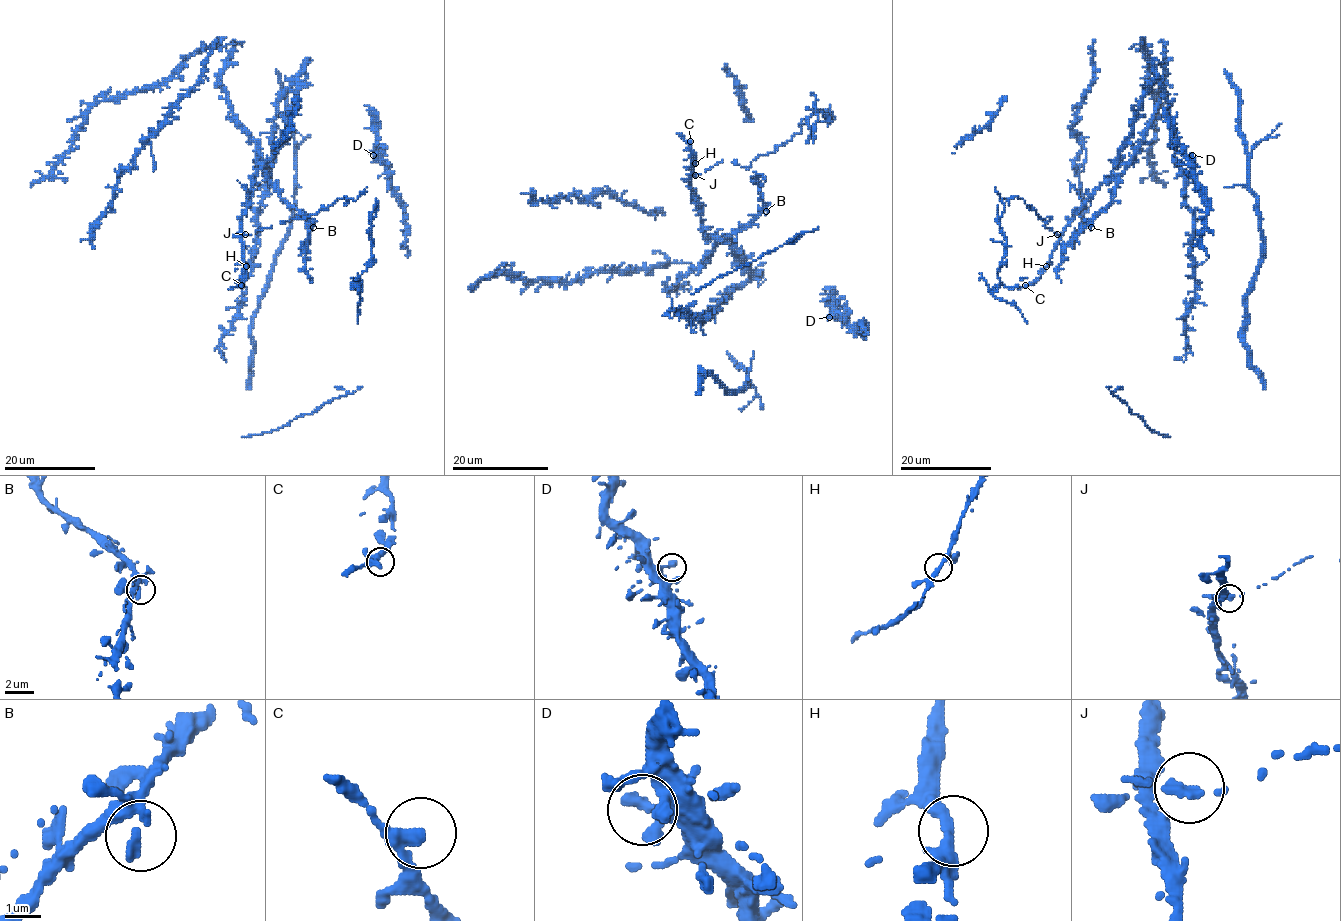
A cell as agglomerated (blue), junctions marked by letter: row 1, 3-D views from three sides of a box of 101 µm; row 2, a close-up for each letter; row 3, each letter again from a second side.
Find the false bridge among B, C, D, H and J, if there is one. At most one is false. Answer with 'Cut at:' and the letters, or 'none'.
Cut at: J

